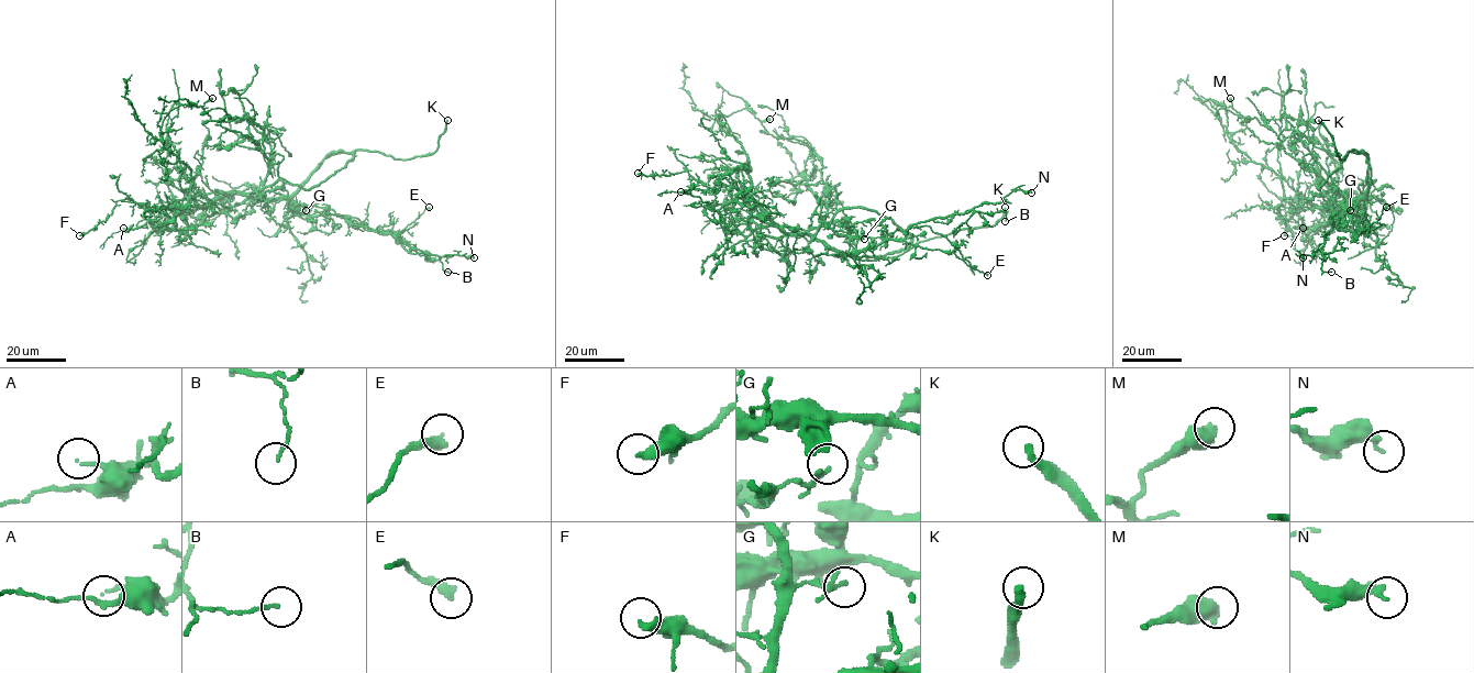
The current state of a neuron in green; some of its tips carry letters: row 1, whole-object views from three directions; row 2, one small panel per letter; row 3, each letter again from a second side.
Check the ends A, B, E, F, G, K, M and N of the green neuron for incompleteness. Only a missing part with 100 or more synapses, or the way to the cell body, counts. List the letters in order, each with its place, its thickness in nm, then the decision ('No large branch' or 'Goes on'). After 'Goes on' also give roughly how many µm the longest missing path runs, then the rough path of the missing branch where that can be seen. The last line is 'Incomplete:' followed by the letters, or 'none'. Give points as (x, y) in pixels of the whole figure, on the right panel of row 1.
A: Place: (1303, 228). Thickness 110 nm. No large branch
B: Place: (1331, 272). Thickness 100 nm. No large branch
E: Place: (1386, 207). Thickness 360 nm. No large branch
F: Place: (1284, 235). Thickness 320 nm. No large branch
G: Place: (1350, 210). Thickness 130 nm. No large branch
K: Place: (1318, 120). Thickness 280 nm. Goes on. Missing length about 45 µm. Course of what is missing: (1318, 120), (1314, 92), (1296, 59), (1290, 40), (1293, 25), (1288, 24)
M: Place: (1230, 98). Thickness 600 nm. No large branch
N: Place: (1303, 257). Thickness 240 nm. No large branch
Incomplete: K

